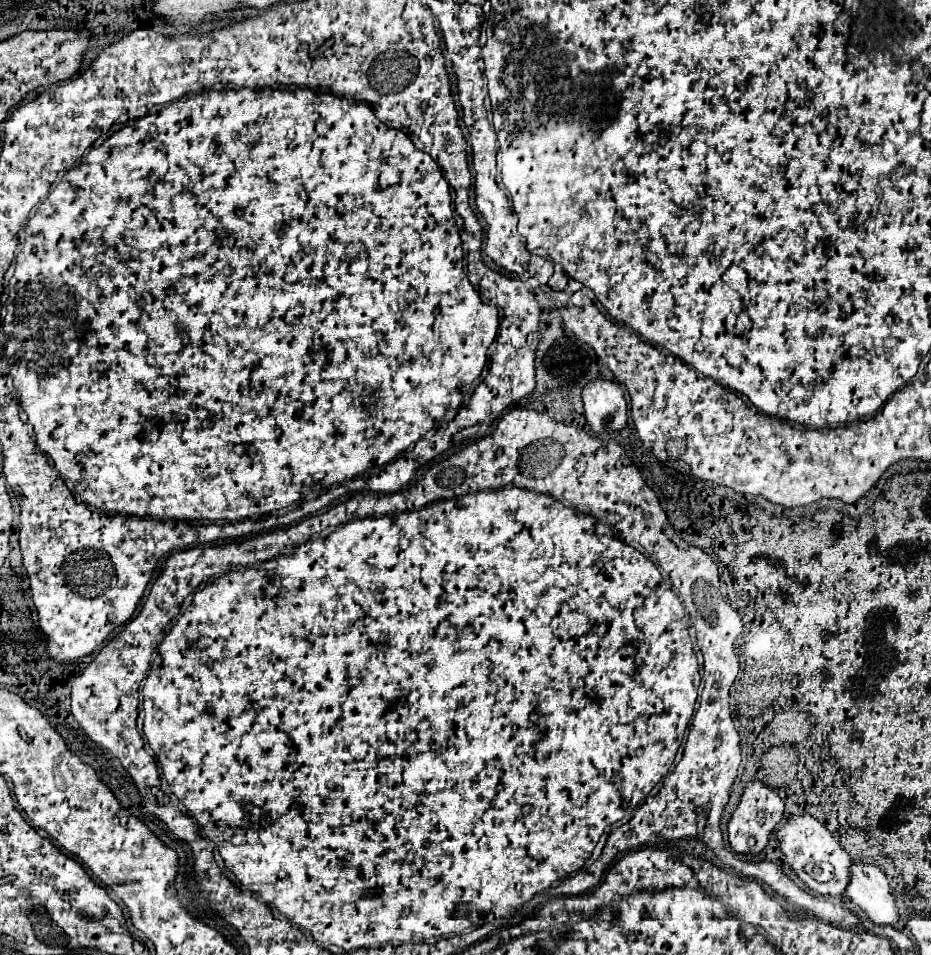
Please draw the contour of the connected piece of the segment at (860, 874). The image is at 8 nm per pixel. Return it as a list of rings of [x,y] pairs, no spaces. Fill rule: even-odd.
[[[854,862],[852,882],[848,884],[844,896],[858,904],[866,912],[866,916],[878,926],[896,926],[900,922],[898,904],[892,896],[888,878],[876,866]]]

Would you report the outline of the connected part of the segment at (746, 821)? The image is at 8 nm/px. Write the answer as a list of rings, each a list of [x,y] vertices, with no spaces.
[[[762,782],[748,784],[740,798],[738,808],[732,814],[732,820],[728,822],[728,840],[730,840],[732,850],[746,856],[760,854],[768,846],[770,834],[782,818],[784,818],[784,800]]]

